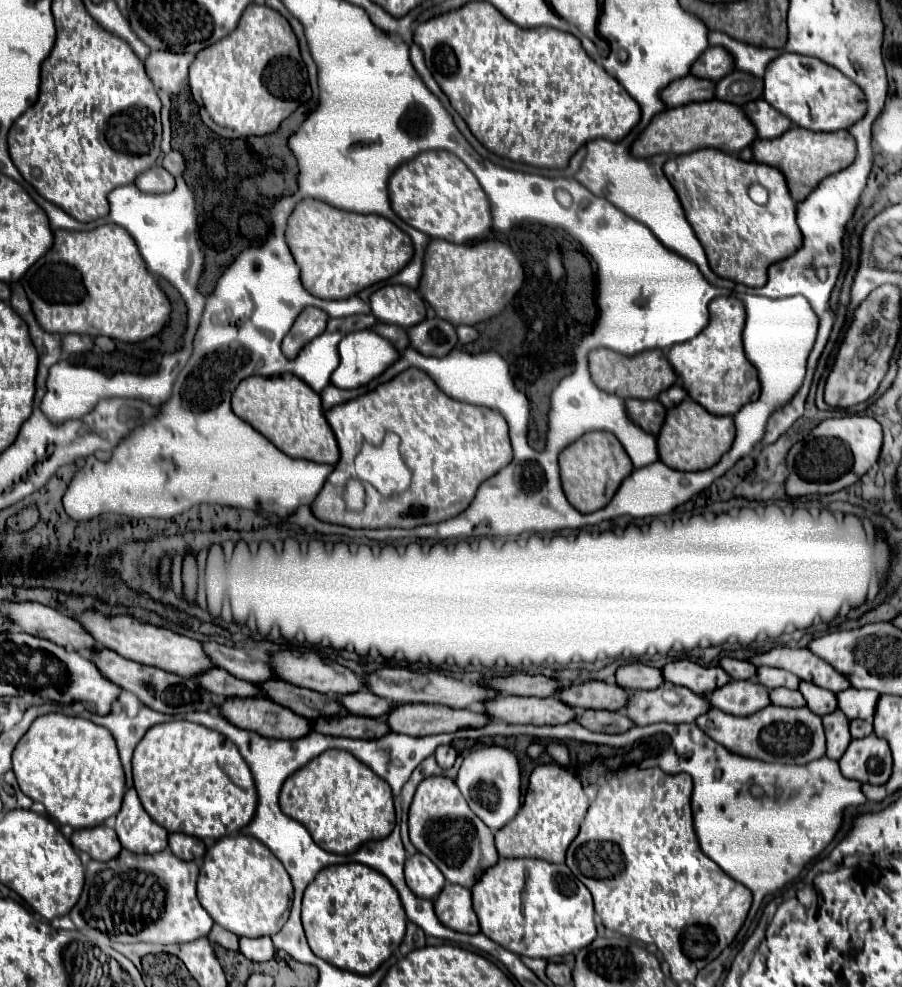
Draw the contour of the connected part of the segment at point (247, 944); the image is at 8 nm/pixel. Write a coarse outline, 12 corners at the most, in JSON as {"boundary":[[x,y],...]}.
{"boundary":[[270,936],[240,938],[240,952],[266,962],[276,948]]}

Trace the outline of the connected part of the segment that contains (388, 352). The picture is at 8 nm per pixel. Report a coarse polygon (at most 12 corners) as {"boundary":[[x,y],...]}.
{"boundary":[[372,330],[346,334],[330,378],[358,388],[398,360]]}

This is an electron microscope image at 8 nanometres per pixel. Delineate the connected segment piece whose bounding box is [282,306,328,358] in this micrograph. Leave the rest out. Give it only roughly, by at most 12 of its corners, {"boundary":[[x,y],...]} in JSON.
{"boundary":[[308,306],[282,340],[294,358],[304,344],[326,330],[326,312]]}

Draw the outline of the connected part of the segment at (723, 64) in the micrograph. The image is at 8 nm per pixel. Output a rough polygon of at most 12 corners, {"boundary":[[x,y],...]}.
{"boundary":[[708,48],[690,68],[690,76],[724,78],[732,58],[724,48]]}

